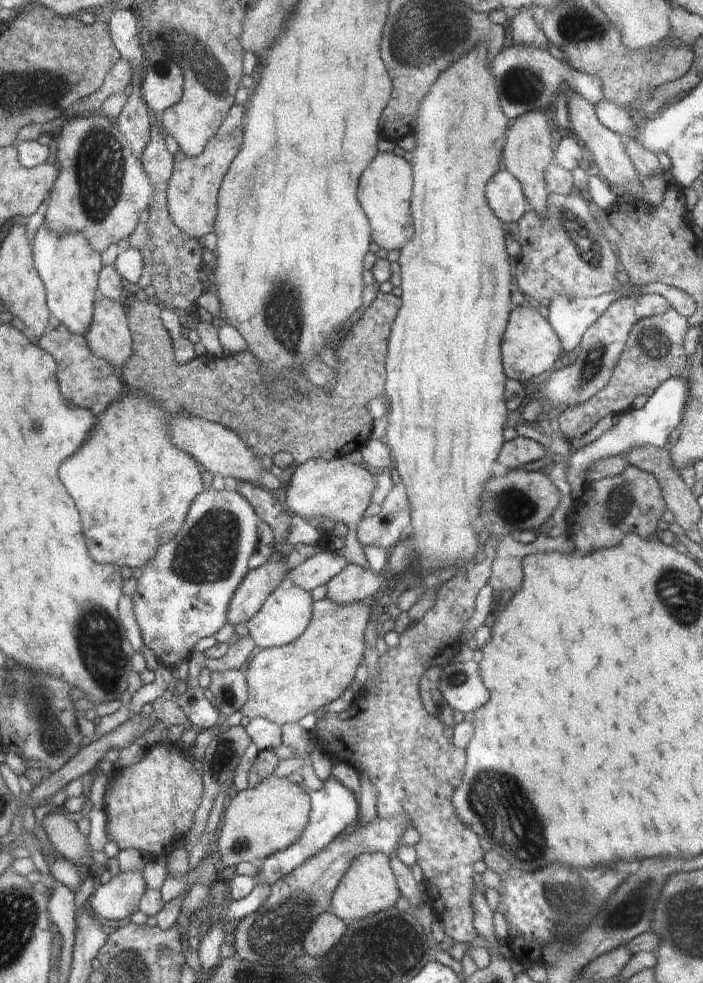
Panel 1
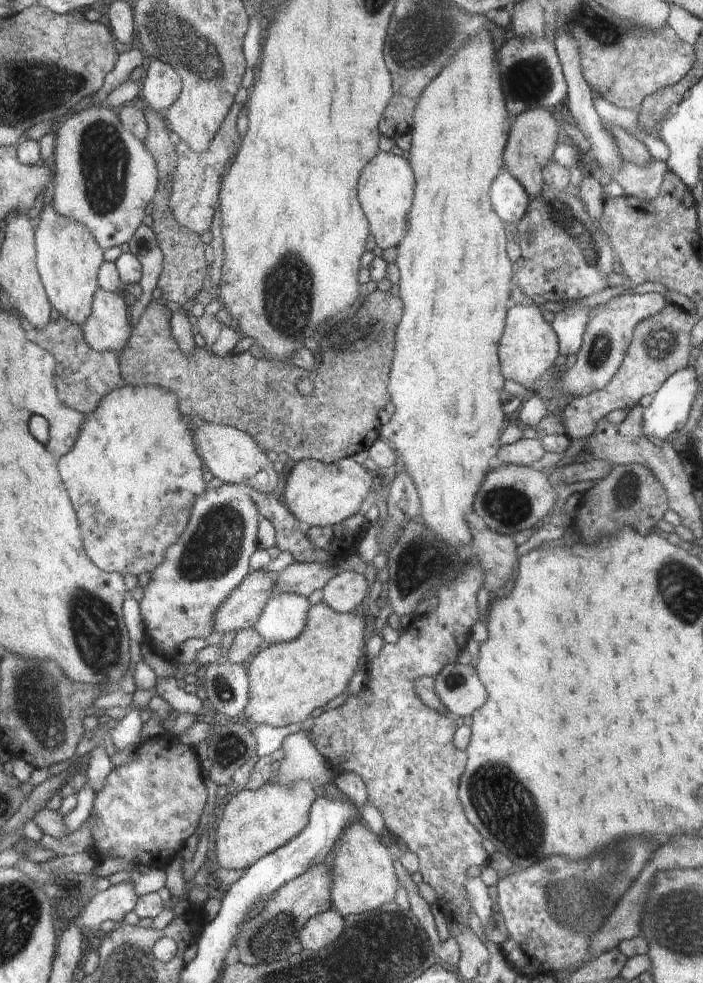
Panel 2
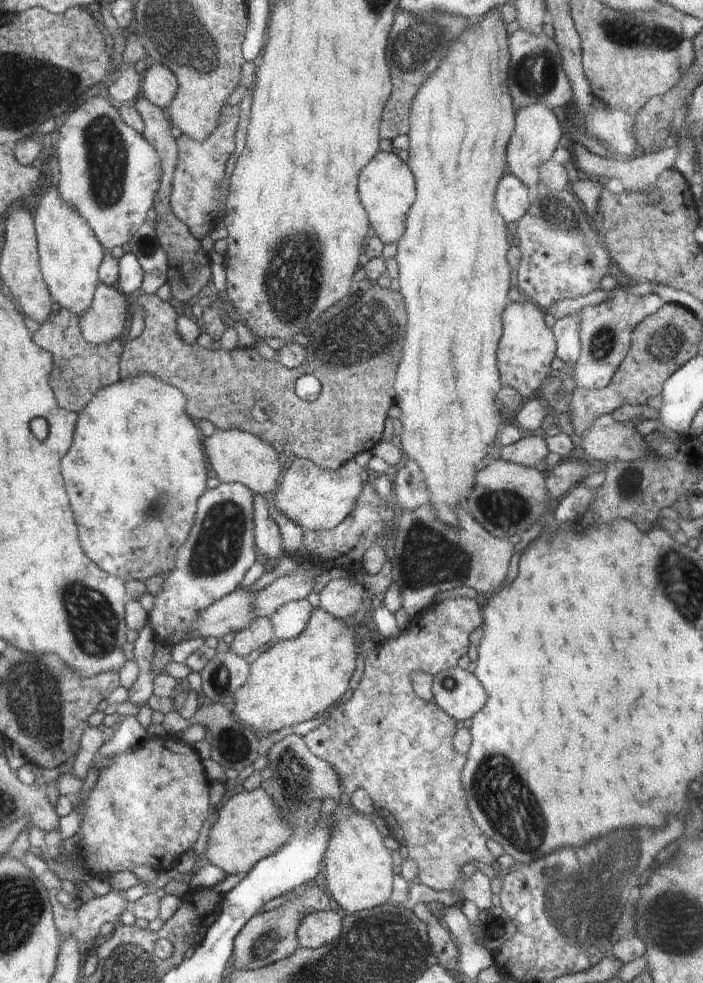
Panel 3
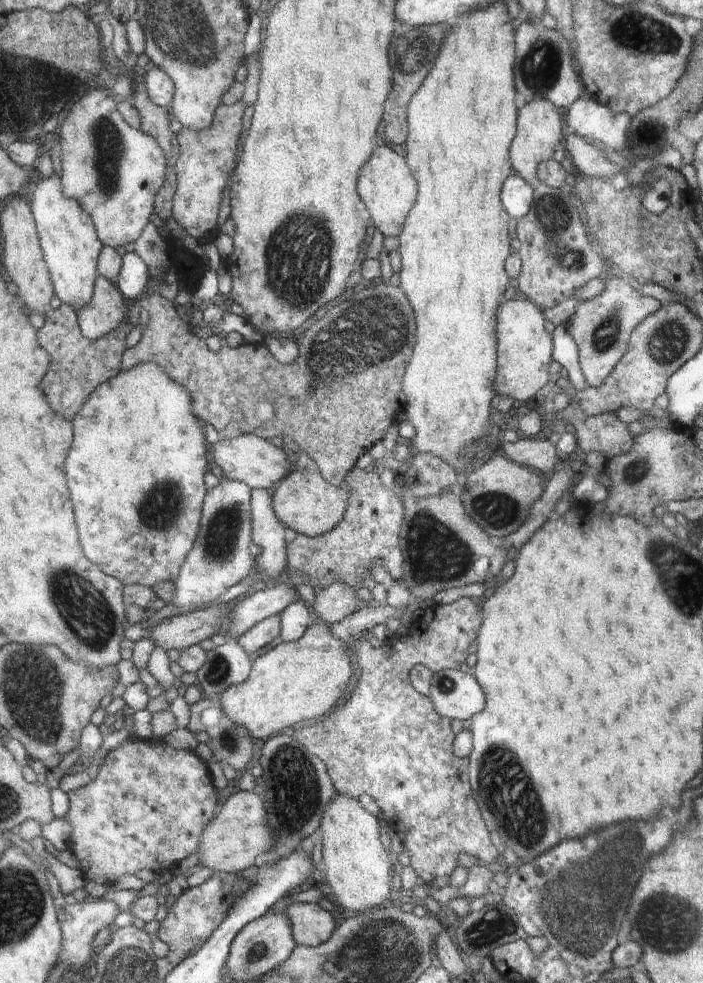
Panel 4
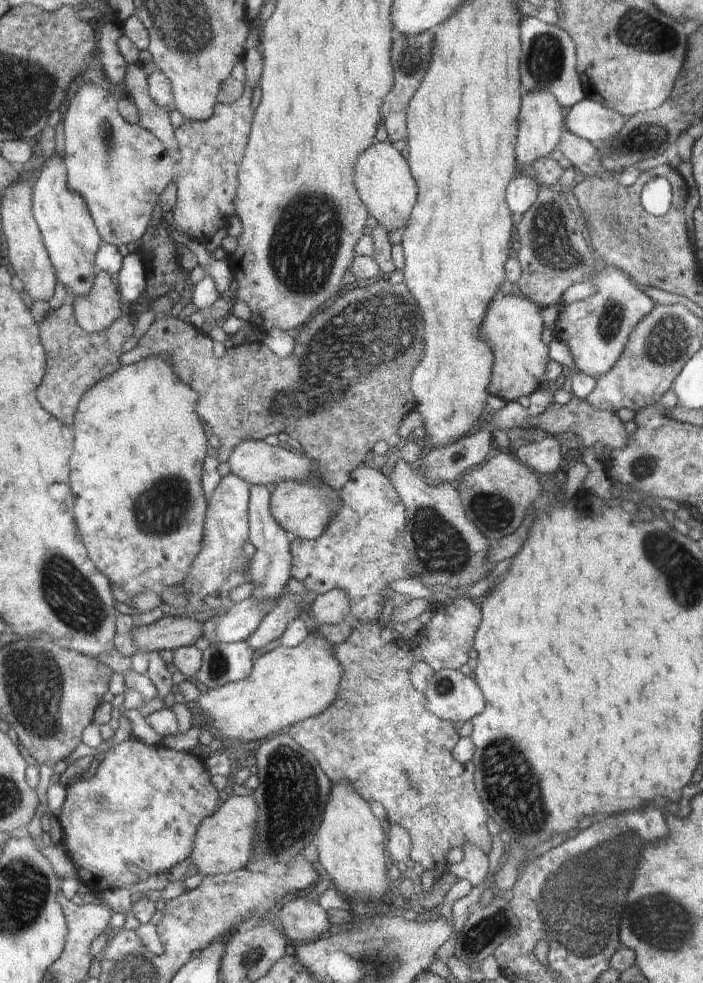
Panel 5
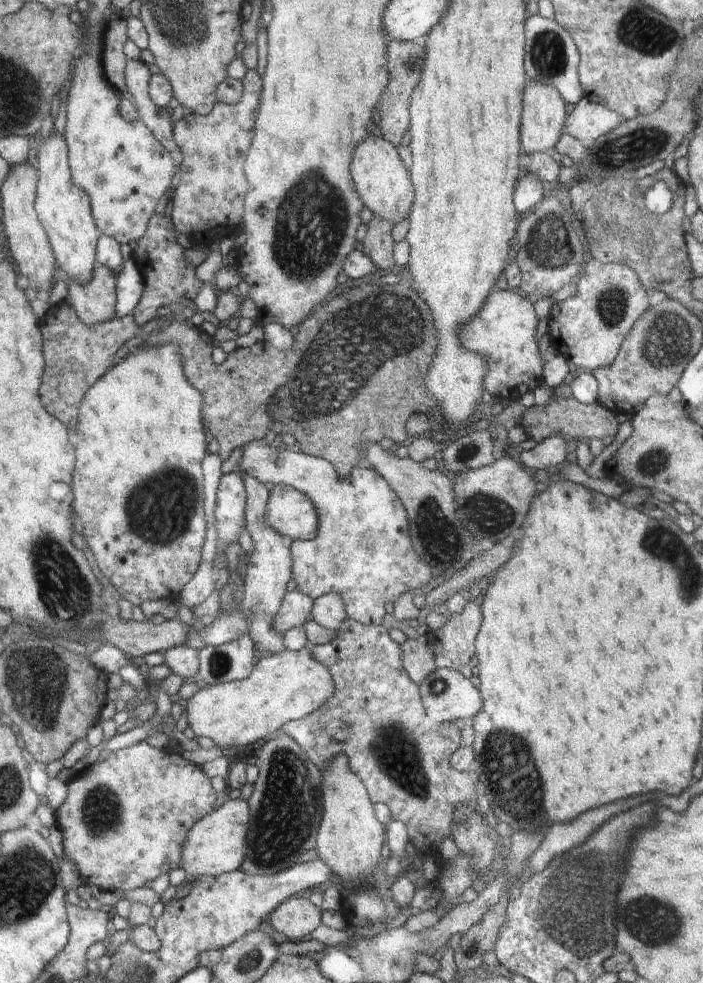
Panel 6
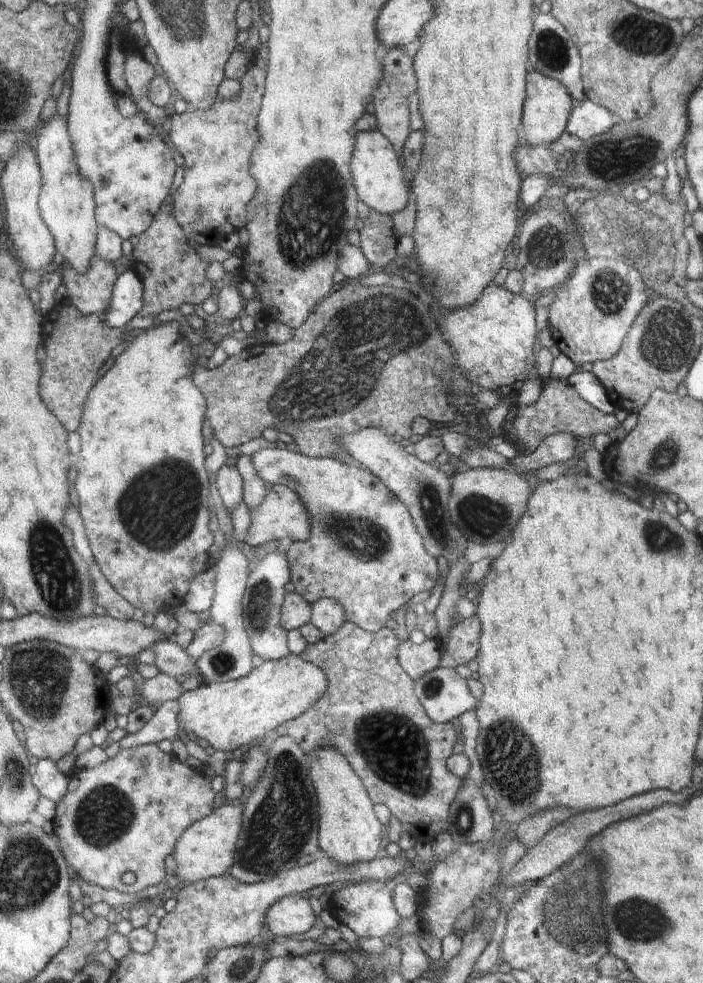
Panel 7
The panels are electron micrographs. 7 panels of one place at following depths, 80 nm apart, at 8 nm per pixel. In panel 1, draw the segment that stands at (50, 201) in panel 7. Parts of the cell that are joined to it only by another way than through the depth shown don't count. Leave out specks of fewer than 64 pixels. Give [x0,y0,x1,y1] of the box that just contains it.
[34,221,102,337]

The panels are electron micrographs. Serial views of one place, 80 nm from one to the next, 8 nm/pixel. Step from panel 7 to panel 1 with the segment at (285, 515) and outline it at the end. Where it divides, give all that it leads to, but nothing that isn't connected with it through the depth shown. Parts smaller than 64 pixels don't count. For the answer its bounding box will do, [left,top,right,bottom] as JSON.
[282,458,374,530]

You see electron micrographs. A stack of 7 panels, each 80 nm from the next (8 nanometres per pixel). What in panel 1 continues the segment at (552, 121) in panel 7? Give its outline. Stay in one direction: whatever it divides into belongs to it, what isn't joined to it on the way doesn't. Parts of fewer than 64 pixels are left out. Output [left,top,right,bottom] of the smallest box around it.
[504,109,552,218]

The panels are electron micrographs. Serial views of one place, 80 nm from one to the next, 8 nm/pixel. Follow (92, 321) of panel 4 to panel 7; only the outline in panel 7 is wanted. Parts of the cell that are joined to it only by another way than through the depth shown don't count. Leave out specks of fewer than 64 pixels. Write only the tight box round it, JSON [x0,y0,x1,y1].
[61,254,121,316]

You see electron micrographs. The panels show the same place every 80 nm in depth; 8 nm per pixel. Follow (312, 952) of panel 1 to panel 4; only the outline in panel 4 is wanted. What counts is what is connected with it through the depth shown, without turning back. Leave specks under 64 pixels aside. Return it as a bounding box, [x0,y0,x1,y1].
[285,902,336,947]

